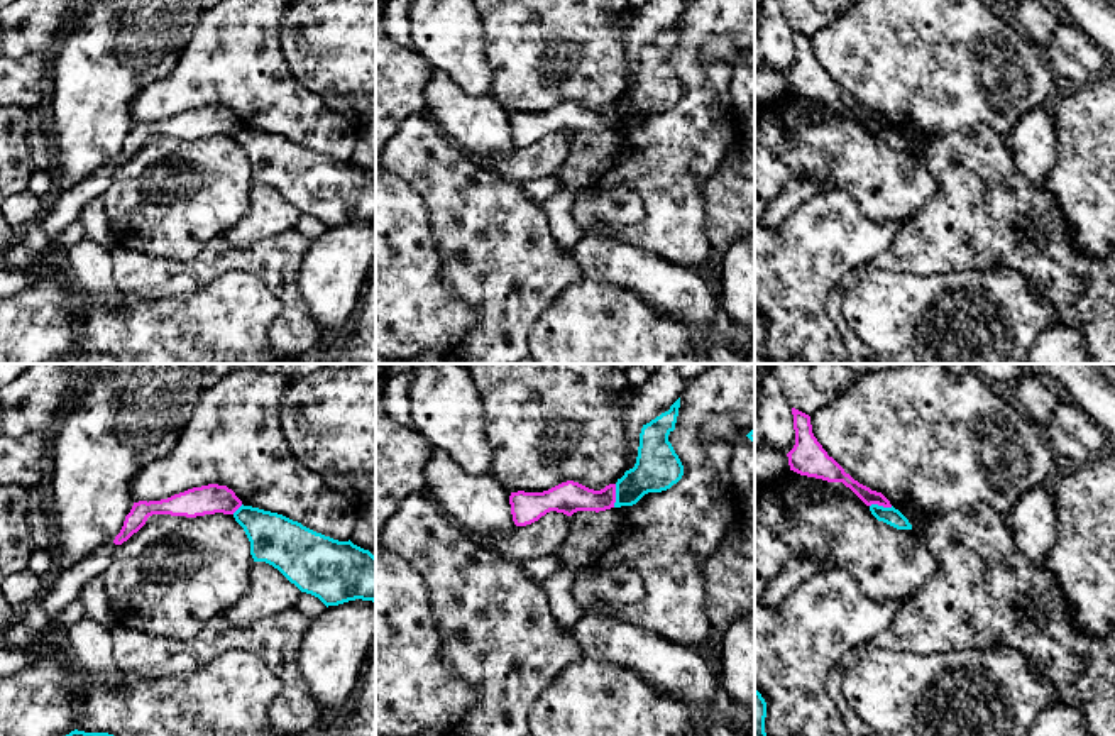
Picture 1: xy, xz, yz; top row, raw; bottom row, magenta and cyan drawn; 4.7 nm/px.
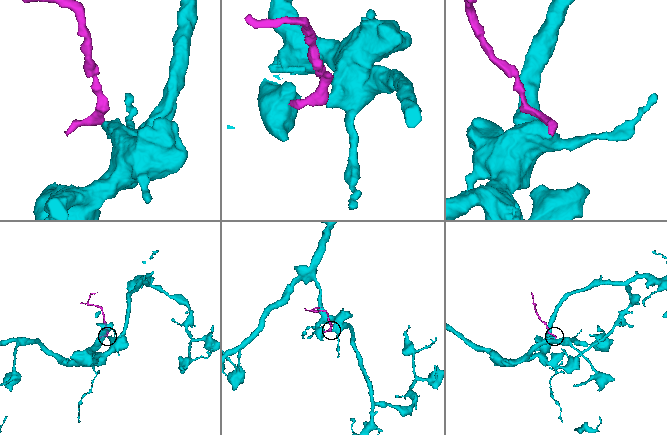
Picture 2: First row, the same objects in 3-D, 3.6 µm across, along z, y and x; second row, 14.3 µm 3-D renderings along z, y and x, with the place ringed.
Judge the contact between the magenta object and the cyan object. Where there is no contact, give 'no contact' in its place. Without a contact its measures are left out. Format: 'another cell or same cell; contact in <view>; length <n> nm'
another cell; contact in xz; length 110 nm

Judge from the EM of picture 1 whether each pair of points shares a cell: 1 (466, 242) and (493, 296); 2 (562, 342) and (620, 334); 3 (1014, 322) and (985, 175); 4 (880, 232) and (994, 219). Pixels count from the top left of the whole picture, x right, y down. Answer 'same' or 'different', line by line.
1: same
2: same
3: different
4: different

